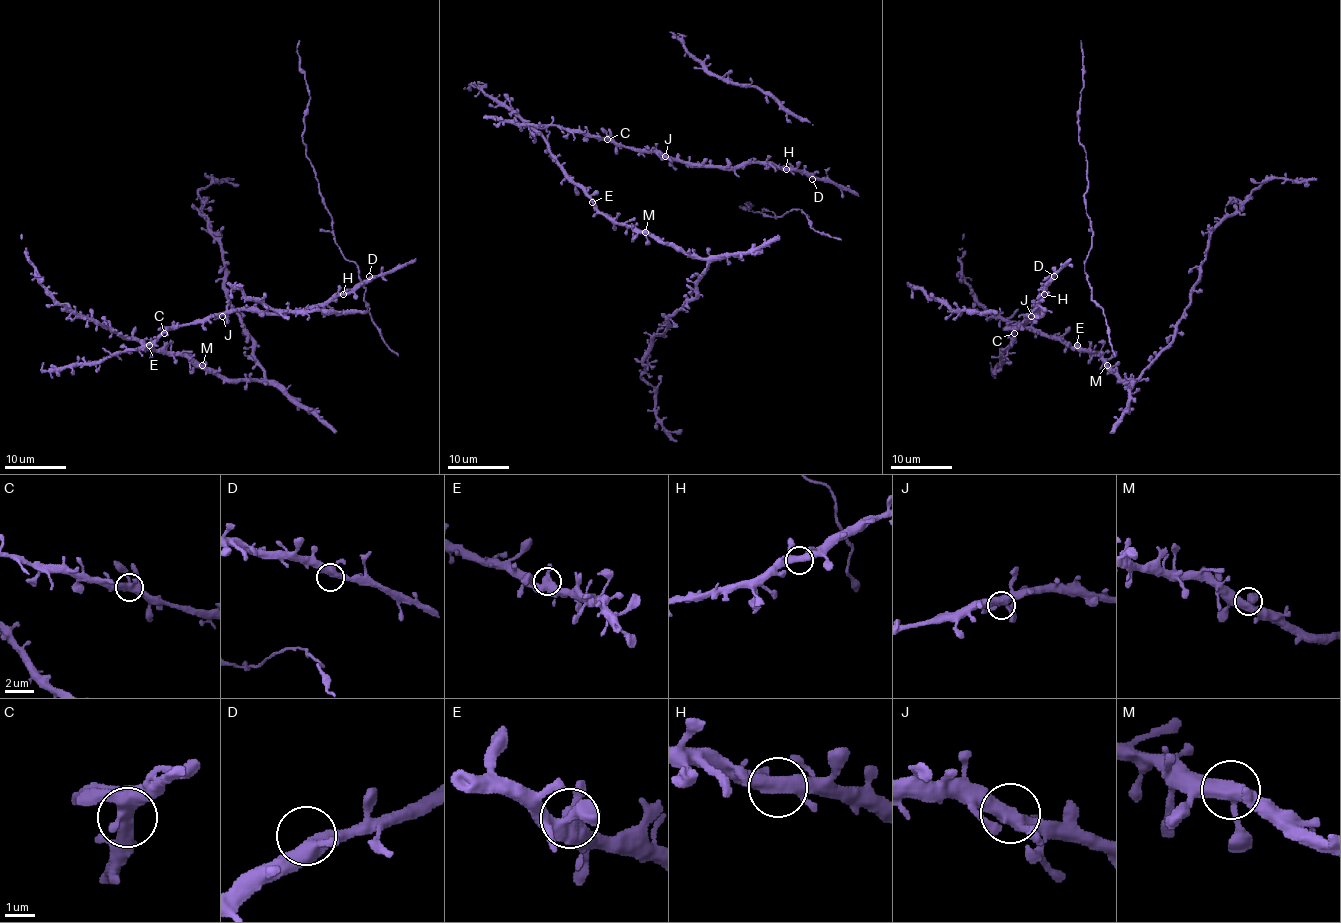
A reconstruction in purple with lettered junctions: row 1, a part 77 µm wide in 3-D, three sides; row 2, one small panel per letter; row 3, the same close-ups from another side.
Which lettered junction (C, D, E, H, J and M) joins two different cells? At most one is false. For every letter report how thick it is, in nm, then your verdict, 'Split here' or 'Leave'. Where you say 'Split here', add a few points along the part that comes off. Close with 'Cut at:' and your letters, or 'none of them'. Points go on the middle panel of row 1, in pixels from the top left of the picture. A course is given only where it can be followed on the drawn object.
C: Thickness 420 nm. Leave
D: Thickness 380 nm. Leave
E: Thickness 420 nm. Leave
H: Thickness 400 nm. Leave
J: Thickness 420 nm. Leave
M: Thickness 400 nm. Leave
Cut at: none of them

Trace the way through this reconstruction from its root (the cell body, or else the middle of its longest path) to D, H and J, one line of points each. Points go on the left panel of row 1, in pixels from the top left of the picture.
D: (108, 351), (138, 349), (169, 330), (239, 310), (292, 313), (324, 307), (341, 294), (352, 293), (369, 276)
H: (108, 351), (138, 349), (169, 330), (239, 310), (292, 313), (324, 307), (343, 294)
J: (108, 351), (138, 349), (154, 343), (169, 330), (222, 316)

